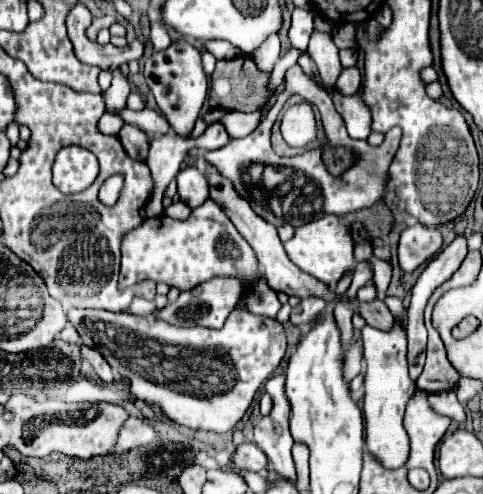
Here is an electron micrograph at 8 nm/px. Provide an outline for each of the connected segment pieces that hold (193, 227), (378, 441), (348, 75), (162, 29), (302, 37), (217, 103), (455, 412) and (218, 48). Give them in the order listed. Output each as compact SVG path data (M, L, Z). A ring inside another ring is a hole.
M206 199L200 207L192 209L184 221L158 215L144 219L138 229L128 231L122 239L122 267L120 267L120 289L136 285L138 281L156 281L176 287L180 291L192 290L216 275L242 275L250 277L258 271L258 261L252 247L242 239L232 221L222 209Z
M394 321L390 331L380 331L366 324L362 329L362 355L366 359L364 375L364 425L366 449L388 469L398 469L408 459L408 435L402 427L404 407L408 397L416 391L416 383L408 377L408 339L404 323Z
M348 67L348 69L342 69L342 73L336 81L336 91L340 91L342 95L354 95L354 93L358 93L360 83L362 83L360 71L356 67Z
M156 21L156 23L150 25L150 39L152 39L156 51L164 51L172 43L170 41L170 33L168 33L168 27L162 21Z
M294 9L292 25L290 25L290 41L292 41L292 45L306 51L312 31L314 31L314 15L310 15L308 9Z
M246 55L246 71L244 71L244 57L236 57L232 61L224 61L220 63L222 69L216 69L212 75L212 87L210 87L210 95L208 95L208 103L212 109L220 107L226 111L244 111L244 113L252 113L252 111L260 111L264 107L264 103L270 97L270 73L258 71L258 67L254 65L254 61Z
M454 391L432 393L432 395L430 395L430 405L432 405L440 415L450 417L452 421L458 421L458 423L464 423L464 421L466 421L465 409L458 403Z
M204 41L204 49L210 51L216 59L232 59L234 55L238 55L240 51L228 43L228 41Z

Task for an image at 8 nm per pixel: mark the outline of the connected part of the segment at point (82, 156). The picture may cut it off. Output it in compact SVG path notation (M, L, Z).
M64 147L54 159L52 175L54 185L62 193L80 193L98 177L98 159L82 147Z

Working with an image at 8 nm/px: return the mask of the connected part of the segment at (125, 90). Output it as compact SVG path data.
M118 71L114 73L114 79L112 79L112 87L106 89L104 93L104 101L106 101L106 111L112 113L116 109L124 109L126 107L126 97L130 93L130 87L128 87L128 81L124 77L118 75Z

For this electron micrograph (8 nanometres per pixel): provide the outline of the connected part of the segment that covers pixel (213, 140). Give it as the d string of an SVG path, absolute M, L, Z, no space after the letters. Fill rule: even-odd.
M220 123L208 125L208 129L206 129L200 137L194 139L196 147L200 147L200 149L204 149L204 151L214 151L214 149L218 149L218 147L224 147L228 141L230 141L230 137L228 137L226 129L224 129Z

